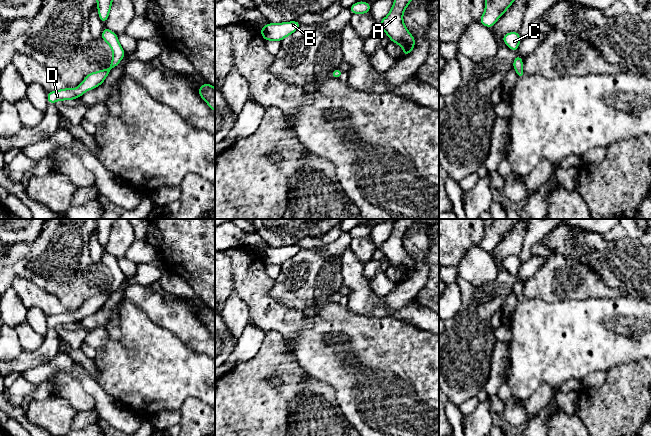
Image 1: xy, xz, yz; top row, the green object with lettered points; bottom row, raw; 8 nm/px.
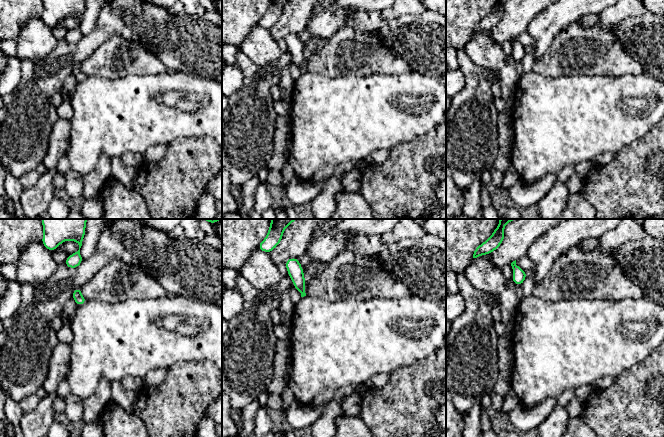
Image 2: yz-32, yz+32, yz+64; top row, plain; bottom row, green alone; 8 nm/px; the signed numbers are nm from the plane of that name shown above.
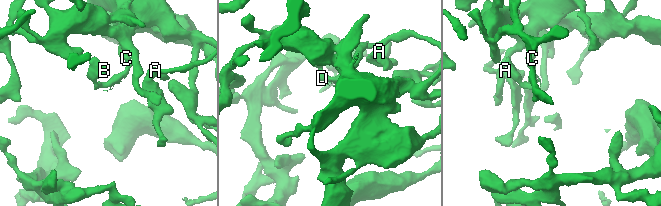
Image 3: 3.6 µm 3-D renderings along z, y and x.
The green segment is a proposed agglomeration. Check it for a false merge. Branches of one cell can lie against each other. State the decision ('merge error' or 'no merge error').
no merge error

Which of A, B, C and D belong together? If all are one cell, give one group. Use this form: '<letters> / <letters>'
A B C D

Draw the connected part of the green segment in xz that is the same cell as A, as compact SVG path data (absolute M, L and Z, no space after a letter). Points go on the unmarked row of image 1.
M398 219L394 222L389 238L378 248L392 266L403 272L403 280L411 277L415 270L414 260L408 256L403 246L403 236L415 221L423 221L428 224L439 223L439 219Z

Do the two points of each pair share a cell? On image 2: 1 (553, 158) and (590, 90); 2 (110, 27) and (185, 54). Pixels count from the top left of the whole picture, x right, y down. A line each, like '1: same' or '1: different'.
1: same
2: same

